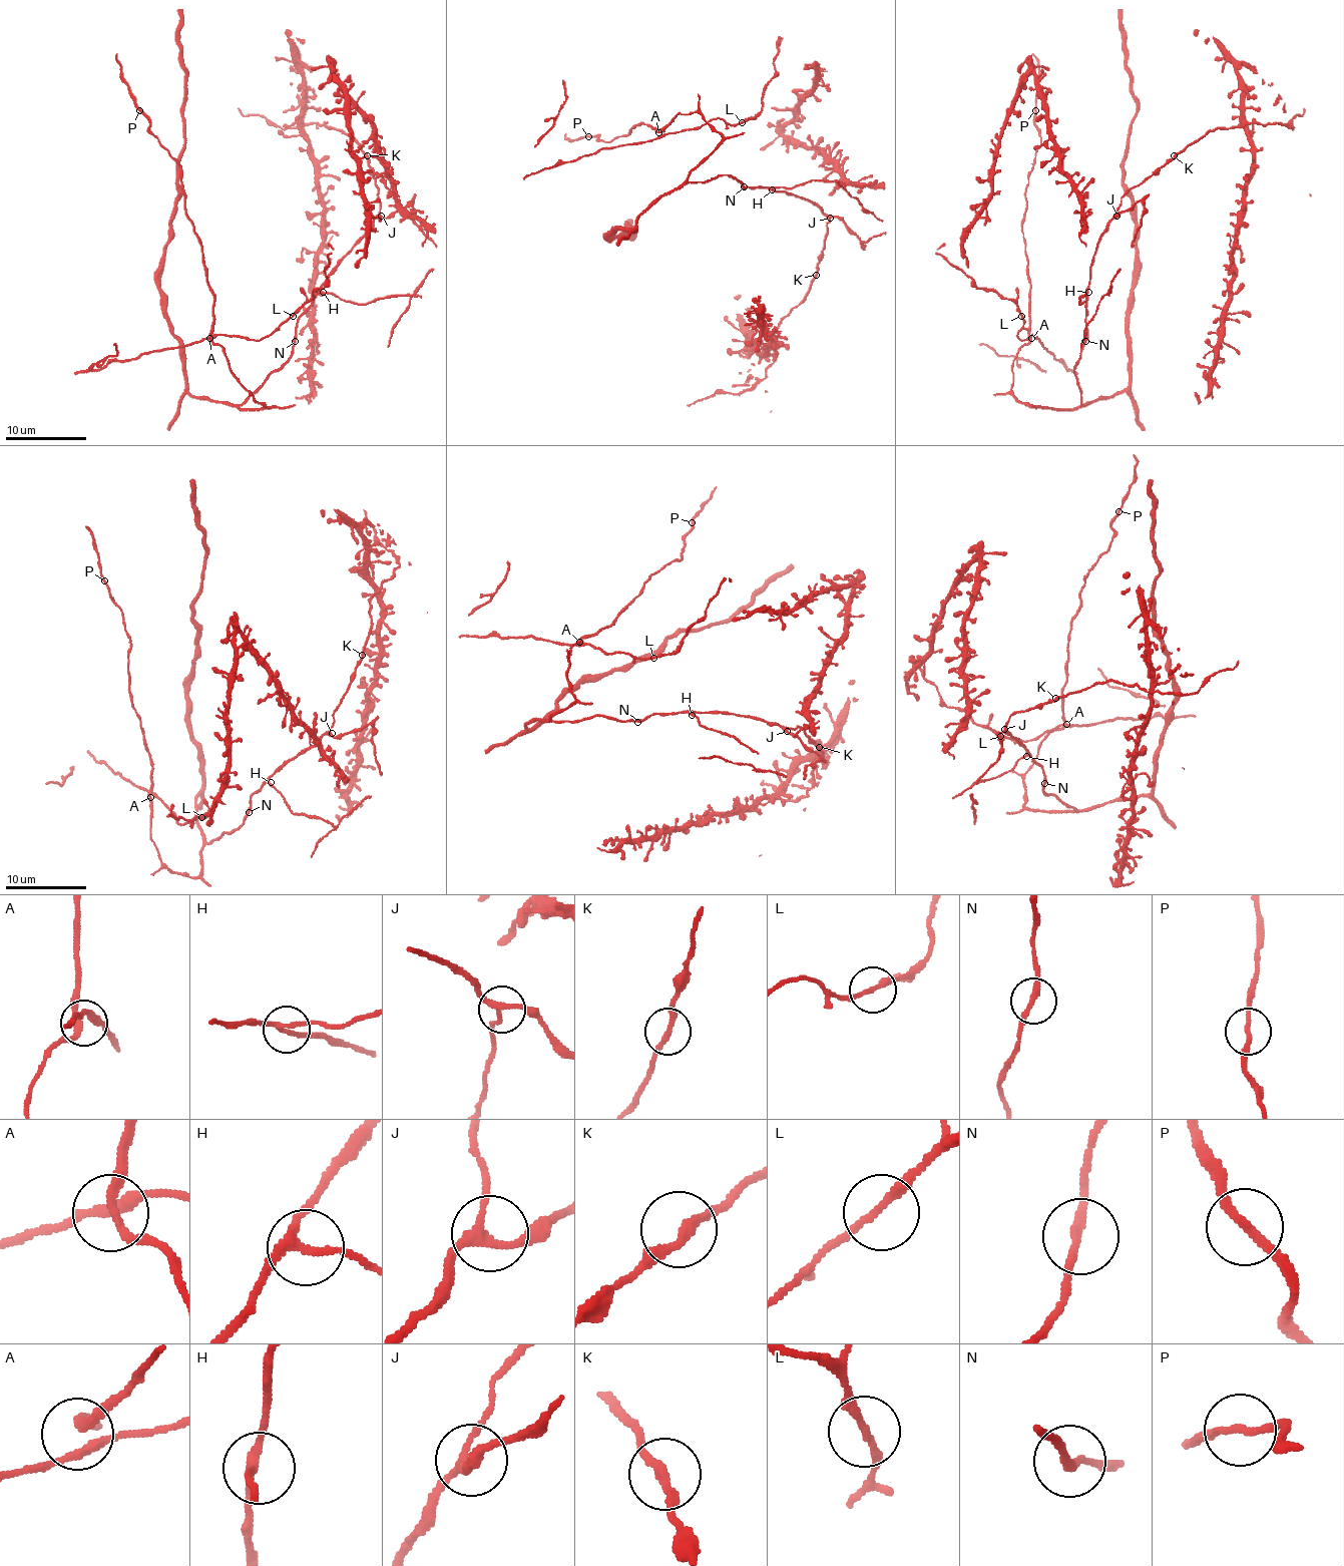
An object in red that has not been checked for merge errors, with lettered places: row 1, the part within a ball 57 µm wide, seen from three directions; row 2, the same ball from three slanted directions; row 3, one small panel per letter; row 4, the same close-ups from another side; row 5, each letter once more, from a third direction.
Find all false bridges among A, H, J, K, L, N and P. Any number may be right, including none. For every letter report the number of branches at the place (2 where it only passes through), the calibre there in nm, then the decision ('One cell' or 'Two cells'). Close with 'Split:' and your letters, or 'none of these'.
A: Branches: 4. Thickness 240 nm. One cell
H: Branches: 3. Thickness 190 nm. One cell
J: Branches: 3. Thickness 200 nm. One cell
K: Branches: 2. Thickness 240 nm. One cell
L: Branches: 2. Thickness 190 nm. One cell
N: Branches: 2. Thickness 240 nm. One cell
P: Branches: 2. Thickness 200 nm. One cell
Split: none of these

